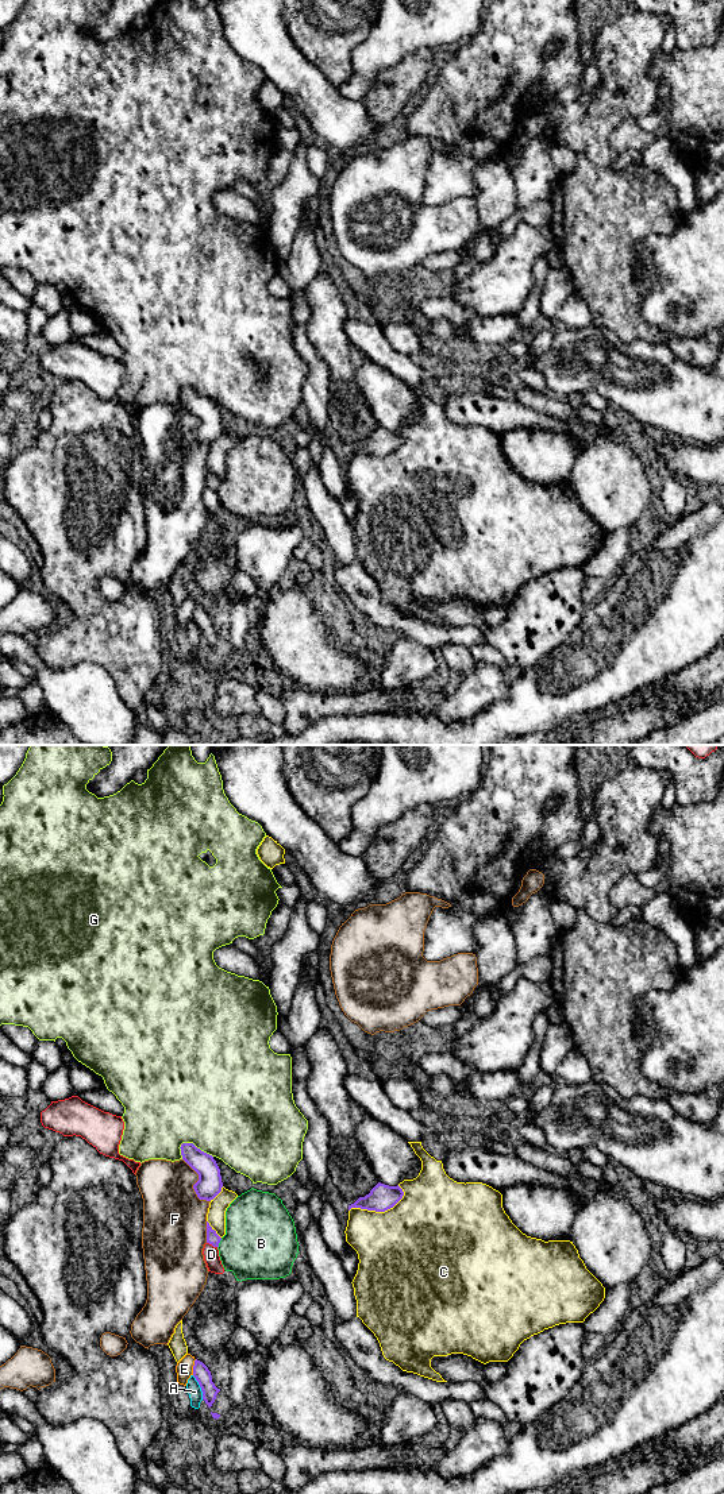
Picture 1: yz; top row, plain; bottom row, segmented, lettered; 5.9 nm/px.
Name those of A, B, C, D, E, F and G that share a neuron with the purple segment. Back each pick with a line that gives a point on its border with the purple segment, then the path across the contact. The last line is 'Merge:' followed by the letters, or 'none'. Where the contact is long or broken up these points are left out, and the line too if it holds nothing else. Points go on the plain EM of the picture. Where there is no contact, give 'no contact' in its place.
Merge: none

